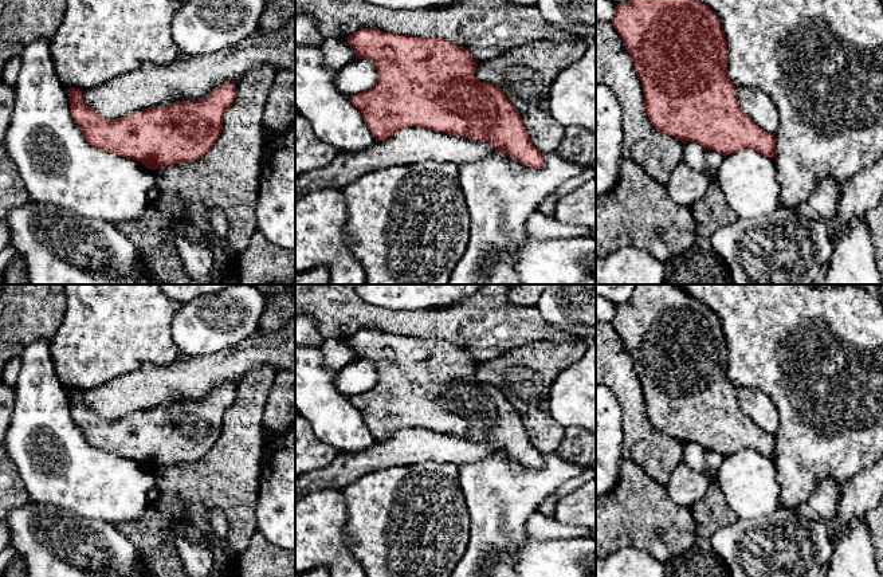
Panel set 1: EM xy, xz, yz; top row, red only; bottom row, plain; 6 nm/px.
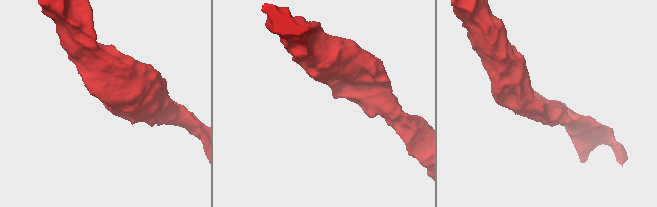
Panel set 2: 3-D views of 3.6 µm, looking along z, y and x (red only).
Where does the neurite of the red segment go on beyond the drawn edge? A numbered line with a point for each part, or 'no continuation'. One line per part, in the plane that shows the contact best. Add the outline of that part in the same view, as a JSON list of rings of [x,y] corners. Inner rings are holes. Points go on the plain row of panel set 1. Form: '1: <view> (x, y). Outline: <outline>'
no continuation

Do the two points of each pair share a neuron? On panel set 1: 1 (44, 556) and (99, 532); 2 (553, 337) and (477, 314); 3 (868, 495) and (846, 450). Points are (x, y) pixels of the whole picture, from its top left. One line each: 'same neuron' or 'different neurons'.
1: same neuron
2: same neuron
3: different neurons

